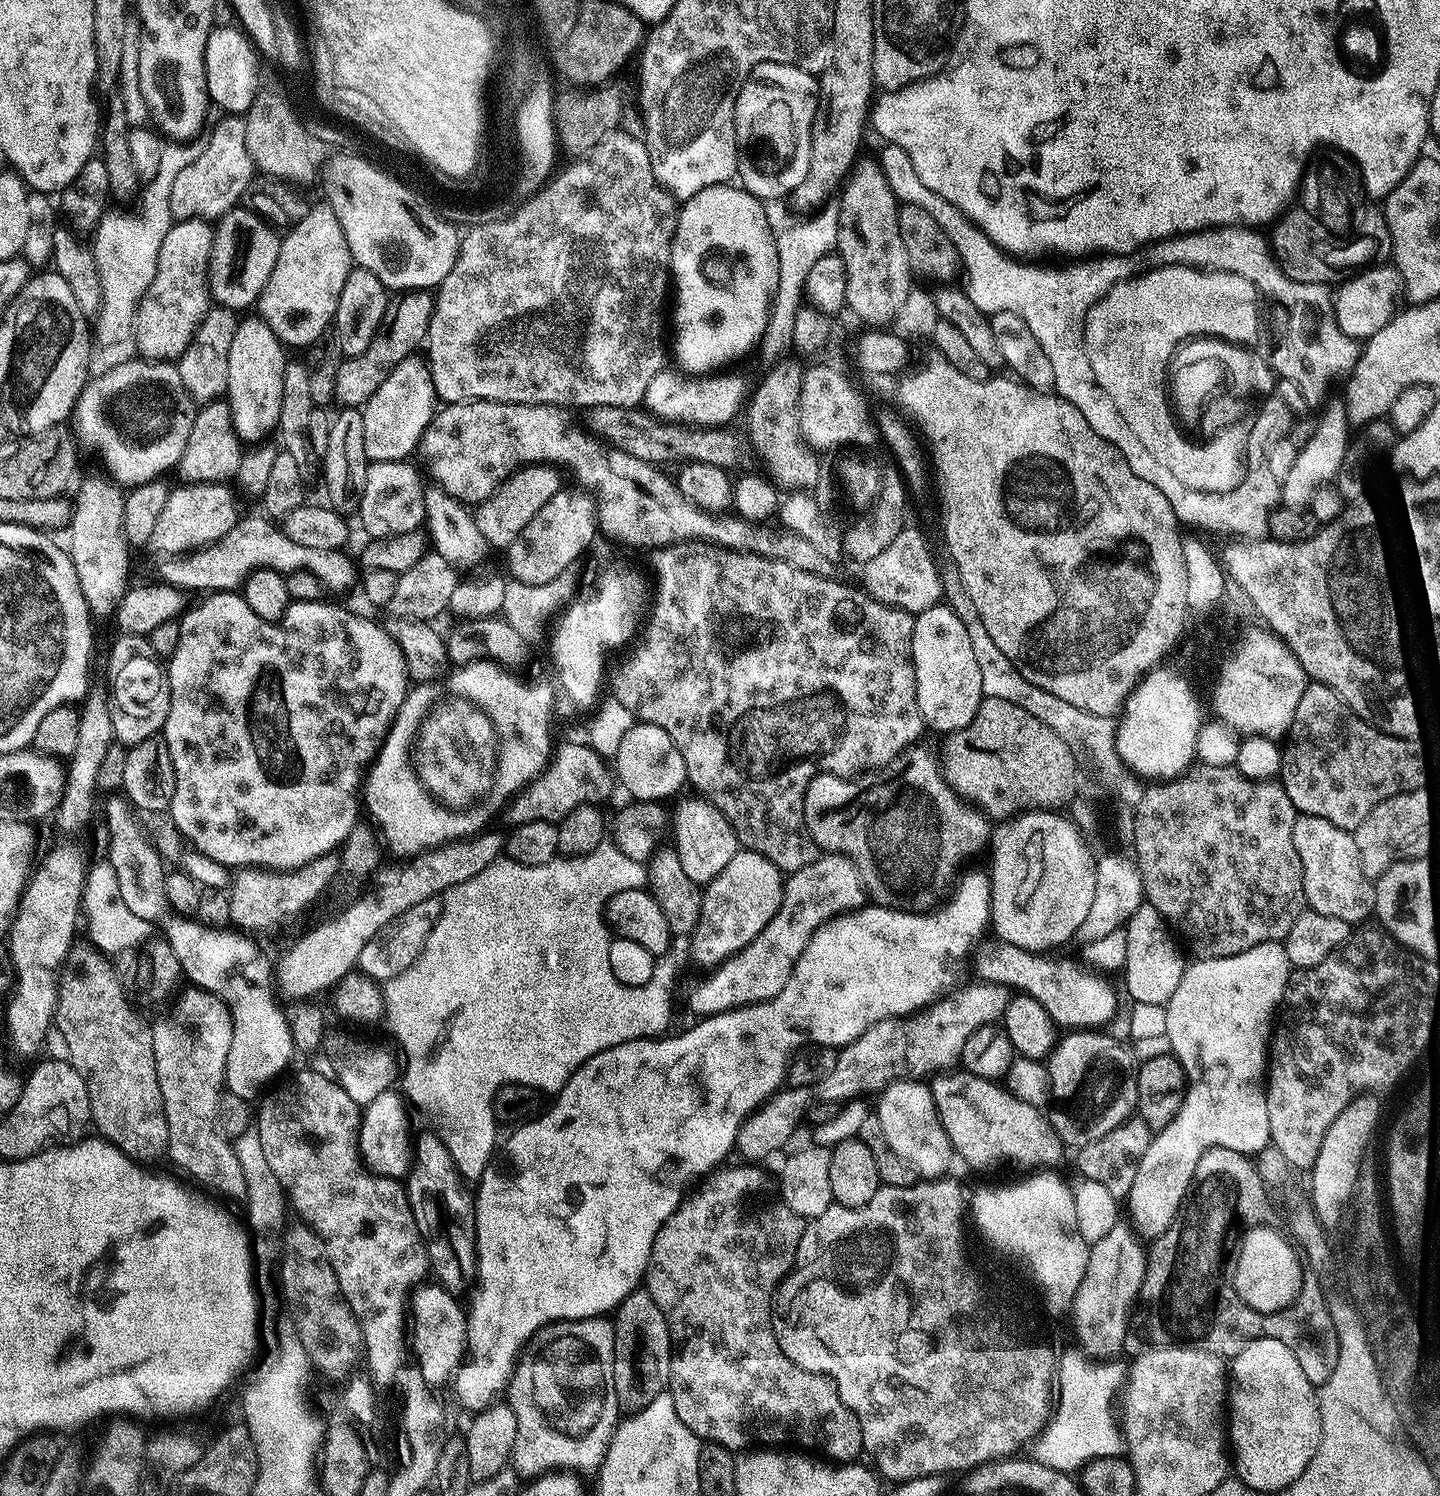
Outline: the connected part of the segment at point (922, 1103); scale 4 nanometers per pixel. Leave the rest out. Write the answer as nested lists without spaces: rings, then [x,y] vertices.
[[[919,1079],[895,1080],[879,1093],[880,1101],[874,1104],[874,1114],[882,1122],[882,1134],[890,1142],[894,1154],[906,1158],[914,1166],[917,1177],[940,1178],[954,1161],[954,1149],[934,1106],[932,1089]]]

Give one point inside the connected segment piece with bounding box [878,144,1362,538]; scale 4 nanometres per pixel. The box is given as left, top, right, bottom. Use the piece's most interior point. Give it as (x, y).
(1056, 303)

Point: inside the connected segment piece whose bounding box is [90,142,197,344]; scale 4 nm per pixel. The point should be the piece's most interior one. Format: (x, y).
(126, 245)

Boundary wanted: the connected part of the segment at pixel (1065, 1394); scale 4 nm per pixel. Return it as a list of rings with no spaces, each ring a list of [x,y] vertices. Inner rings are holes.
[[[1099,1359],[1072,1360],[1058,1372],[1058,1391],[1054,1407],[1040,1435],[1031,1445],[1035,1463],[1056,1472],[1076,1474],[1089,1462],[1107,1456],[1120,1456],[1125,1447],[1118,1416],[1112,1413],[1112,1399],[1126,1380],[1126,1368],[1120,1364],[1099,1364]]]

